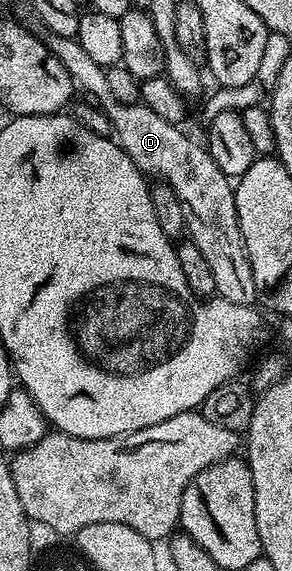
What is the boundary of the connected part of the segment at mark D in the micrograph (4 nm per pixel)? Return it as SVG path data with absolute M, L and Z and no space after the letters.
M109 90L100 94L100 106L112 122L115 141L134 160L145 176L165 182L178 196L186 216L187 237L202 252L210 273L214 275L216 294L239 306L255 307L258 302L254 272L250 268L244 237L236 211L236 192L233 179L227 178L214 164L210 152L203 145L191 142L175 122L162 120L140 102L122 104L114 100Z

